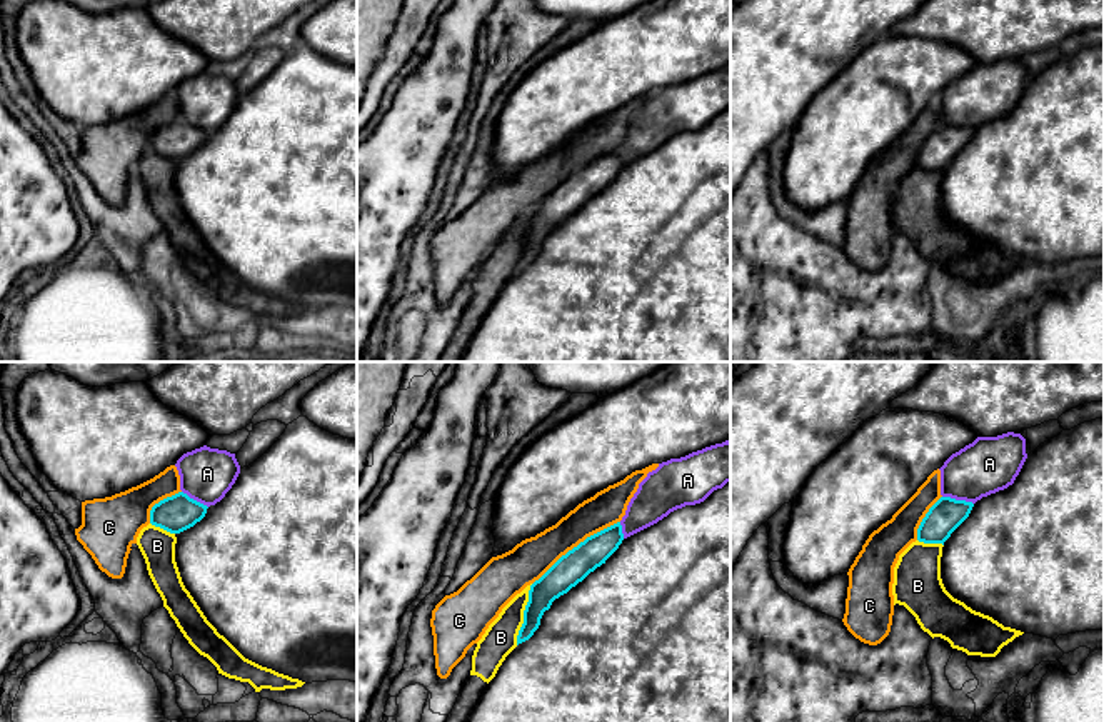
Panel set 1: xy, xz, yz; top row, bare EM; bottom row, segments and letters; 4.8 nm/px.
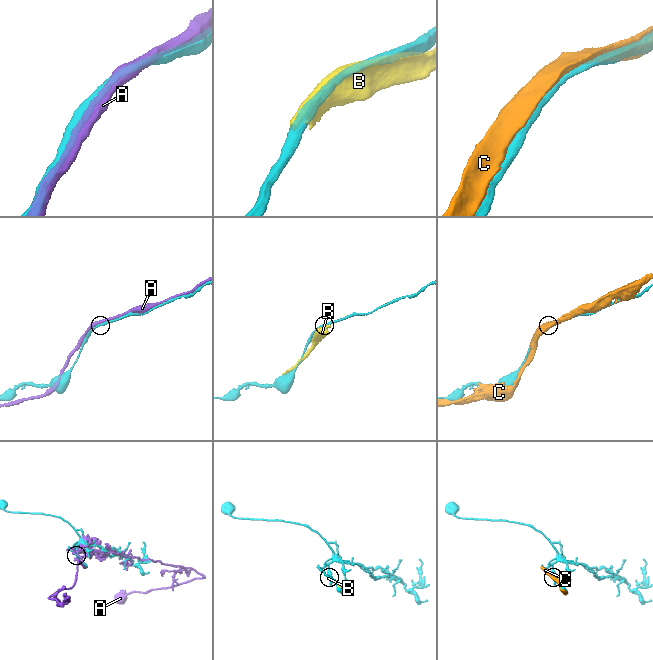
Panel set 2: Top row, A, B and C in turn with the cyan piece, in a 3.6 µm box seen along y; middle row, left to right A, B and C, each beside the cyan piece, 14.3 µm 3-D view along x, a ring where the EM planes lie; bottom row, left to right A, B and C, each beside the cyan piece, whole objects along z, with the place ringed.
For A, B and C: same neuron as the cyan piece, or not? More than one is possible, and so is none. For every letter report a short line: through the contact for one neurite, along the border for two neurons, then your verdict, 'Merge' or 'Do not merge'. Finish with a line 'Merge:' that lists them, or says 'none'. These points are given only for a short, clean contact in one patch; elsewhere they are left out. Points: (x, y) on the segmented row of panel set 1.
A: Do not merge
B: Do not merge
C: Do not merge
Merge: none

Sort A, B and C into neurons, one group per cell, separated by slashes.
A / B / C

